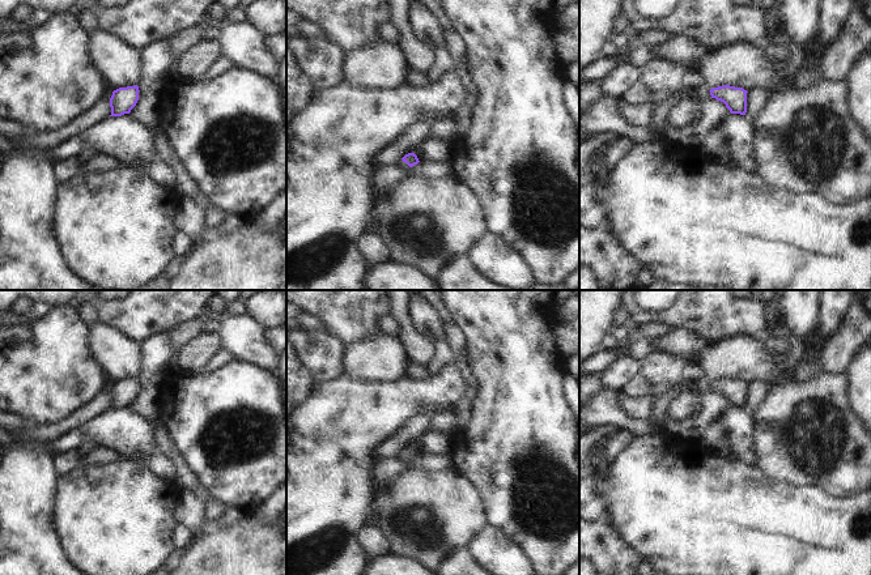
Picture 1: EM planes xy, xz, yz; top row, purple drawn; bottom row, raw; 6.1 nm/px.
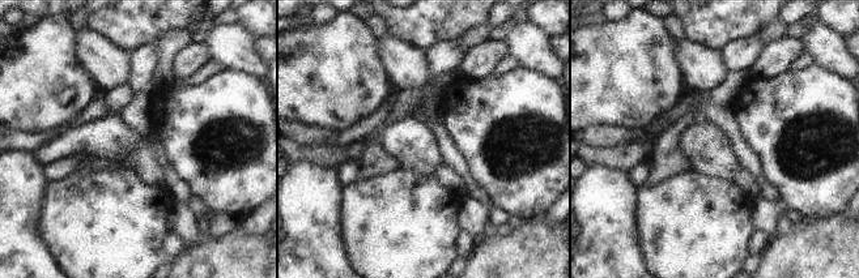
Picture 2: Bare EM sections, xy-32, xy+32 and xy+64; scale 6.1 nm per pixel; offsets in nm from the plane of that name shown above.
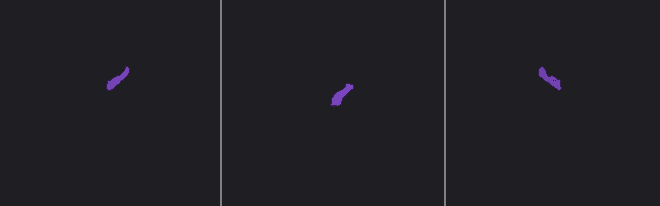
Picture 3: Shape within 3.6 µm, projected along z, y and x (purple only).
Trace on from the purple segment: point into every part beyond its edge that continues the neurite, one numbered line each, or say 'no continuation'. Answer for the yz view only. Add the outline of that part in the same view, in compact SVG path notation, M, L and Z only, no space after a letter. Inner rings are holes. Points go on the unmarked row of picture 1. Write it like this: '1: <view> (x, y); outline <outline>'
no continuation

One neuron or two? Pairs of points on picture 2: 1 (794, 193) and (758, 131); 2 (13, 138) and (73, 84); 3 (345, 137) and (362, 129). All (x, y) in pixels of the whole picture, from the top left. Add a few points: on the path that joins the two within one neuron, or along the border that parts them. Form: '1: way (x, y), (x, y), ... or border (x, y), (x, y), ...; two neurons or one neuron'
1: way (786, 178), (774, 161), (773, 146); one neuron
2: border (13, 128), (26, 132), (52, 131); two neurons
3: way (349, 136), (358, 131); one neuron

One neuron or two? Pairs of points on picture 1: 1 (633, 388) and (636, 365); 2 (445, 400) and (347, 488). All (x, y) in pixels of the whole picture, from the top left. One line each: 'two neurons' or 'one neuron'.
1: two neurons
2: one neuron

